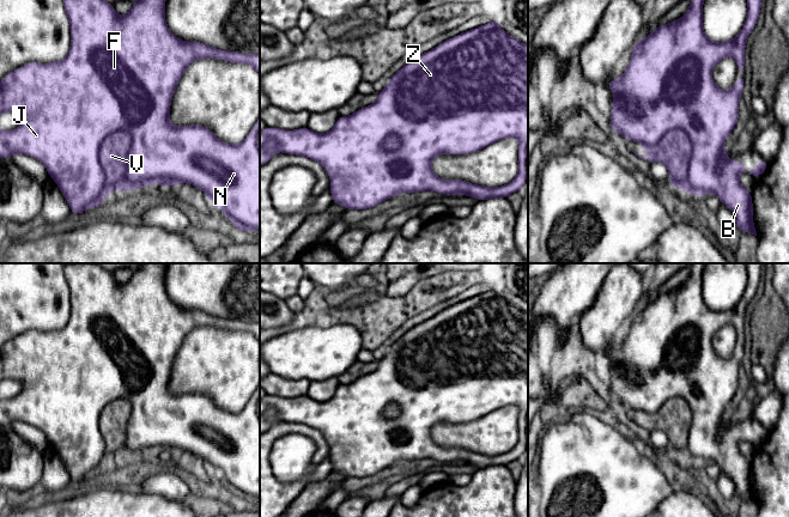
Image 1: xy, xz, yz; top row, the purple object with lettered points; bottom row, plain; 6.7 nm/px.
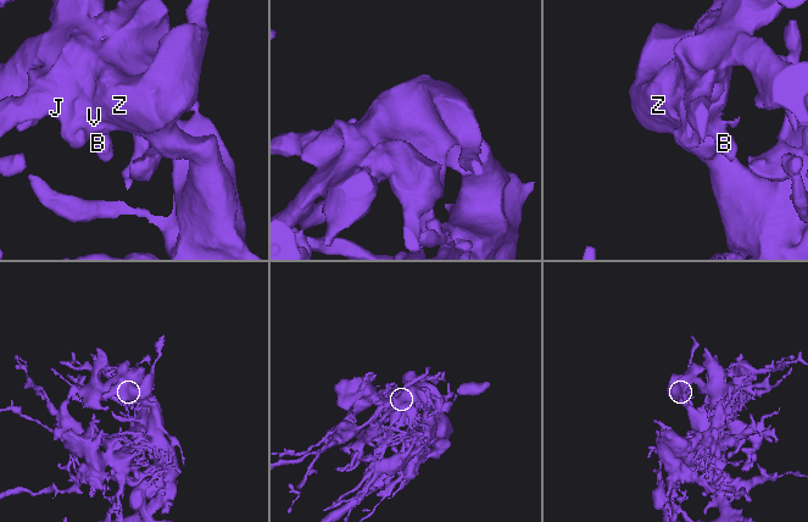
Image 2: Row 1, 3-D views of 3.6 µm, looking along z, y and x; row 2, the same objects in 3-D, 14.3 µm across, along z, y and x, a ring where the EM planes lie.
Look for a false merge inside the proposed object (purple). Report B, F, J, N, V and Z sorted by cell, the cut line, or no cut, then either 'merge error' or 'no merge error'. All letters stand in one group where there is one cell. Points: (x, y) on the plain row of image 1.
groups B F J N Z / V; cut xy (123, 397), (113, 400), (99, 418), (99, 432), (108, 460); merge error

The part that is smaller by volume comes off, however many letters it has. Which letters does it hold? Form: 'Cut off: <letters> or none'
Cut off: V

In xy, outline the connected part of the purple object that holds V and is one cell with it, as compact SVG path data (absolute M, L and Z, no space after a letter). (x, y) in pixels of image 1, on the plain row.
M119 399L110 402L101 414L99 430L104 438L105 455L109 461L119 458L123 451L131 412L131 402Z

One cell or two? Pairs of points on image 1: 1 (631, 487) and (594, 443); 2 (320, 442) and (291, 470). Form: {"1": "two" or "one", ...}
{"1": "one", "2": "two"}

